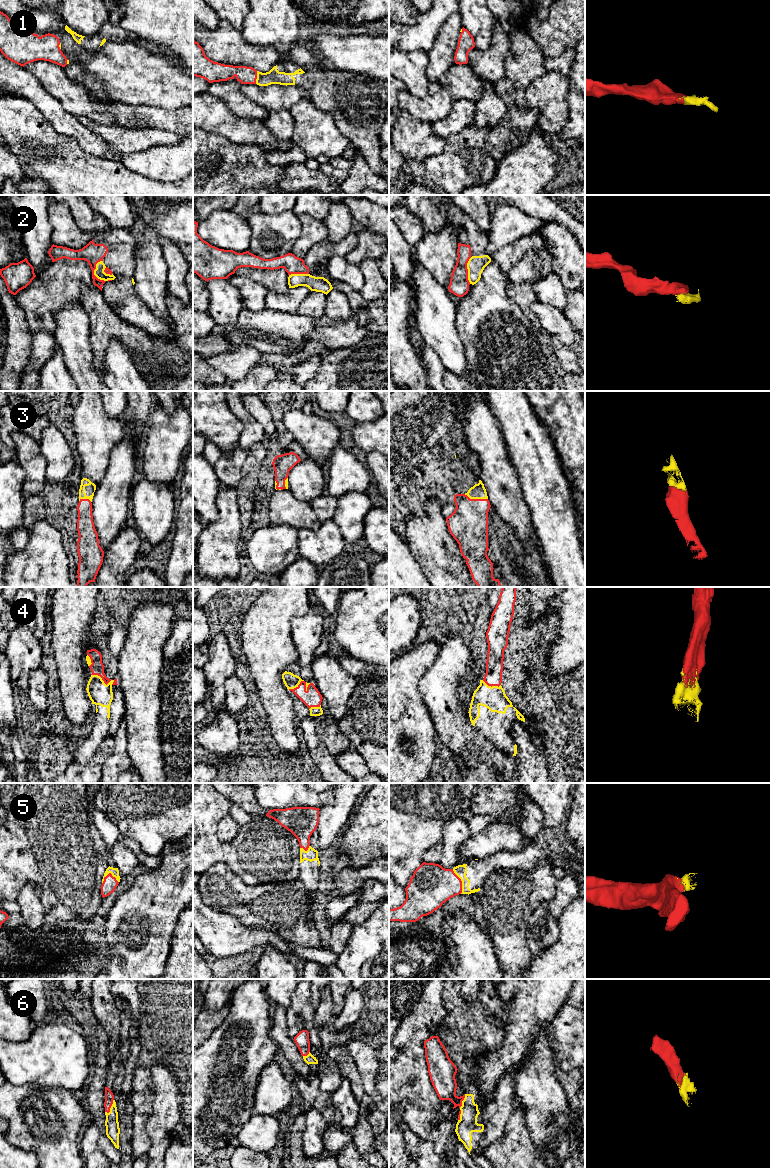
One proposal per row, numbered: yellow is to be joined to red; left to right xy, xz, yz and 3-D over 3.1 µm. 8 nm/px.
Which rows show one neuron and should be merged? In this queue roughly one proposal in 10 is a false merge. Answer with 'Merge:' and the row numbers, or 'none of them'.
Merge: 1, 3, 4, 5, 6

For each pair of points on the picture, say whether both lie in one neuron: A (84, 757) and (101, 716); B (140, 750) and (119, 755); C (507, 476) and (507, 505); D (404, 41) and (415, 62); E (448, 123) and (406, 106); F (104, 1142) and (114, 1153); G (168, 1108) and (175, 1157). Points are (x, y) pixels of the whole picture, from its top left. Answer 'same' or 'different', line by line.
A: same
B: different
C: same
D: different
E: different
F: same
G: different

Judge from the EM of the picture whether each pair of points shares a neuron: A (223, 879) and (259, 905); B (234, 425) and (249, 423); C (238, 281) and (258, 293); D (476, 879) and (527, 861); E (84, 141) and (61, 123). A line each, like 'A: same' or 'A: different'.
A: same
B: different
C: same
D: same
E: same

